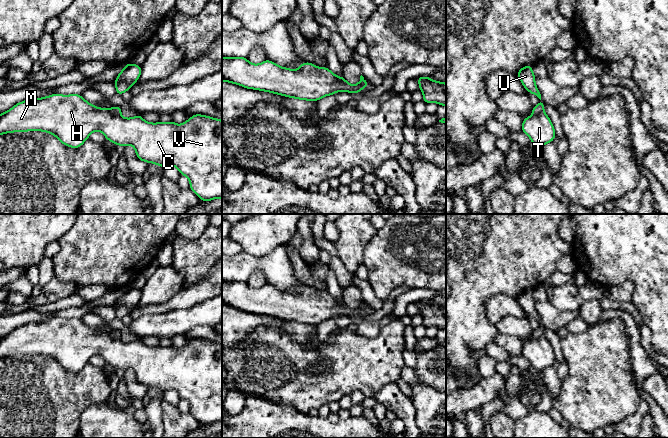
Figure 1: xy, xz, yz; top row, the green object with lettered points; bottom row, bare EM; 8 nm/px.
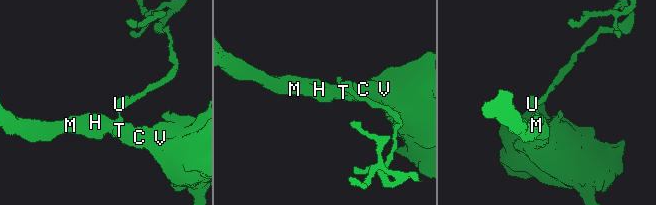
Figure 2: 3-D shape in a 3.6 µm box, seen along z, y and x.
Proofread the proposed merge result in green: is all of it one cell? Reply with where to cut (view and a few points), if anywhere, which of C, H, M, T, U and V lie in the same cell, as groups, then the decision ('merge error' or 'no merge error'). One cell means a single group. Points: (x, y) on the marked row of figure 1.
cut in xy along (110, 109), (120, 115); C H M T V / U; merge error

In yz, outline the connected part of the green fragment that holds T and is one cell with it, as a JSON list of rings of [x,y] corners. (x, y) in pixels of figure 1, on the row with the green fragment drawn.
[[[544,112],[524,118],[522,132],[527,134],[532,144],[538,148],[552,142],[556,137],[553,124]]]

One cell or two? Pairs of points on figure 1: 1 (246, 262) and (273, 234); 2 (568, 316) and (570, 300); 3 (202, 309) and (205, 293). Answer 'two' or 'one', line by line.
1: two
2: two
3: two

